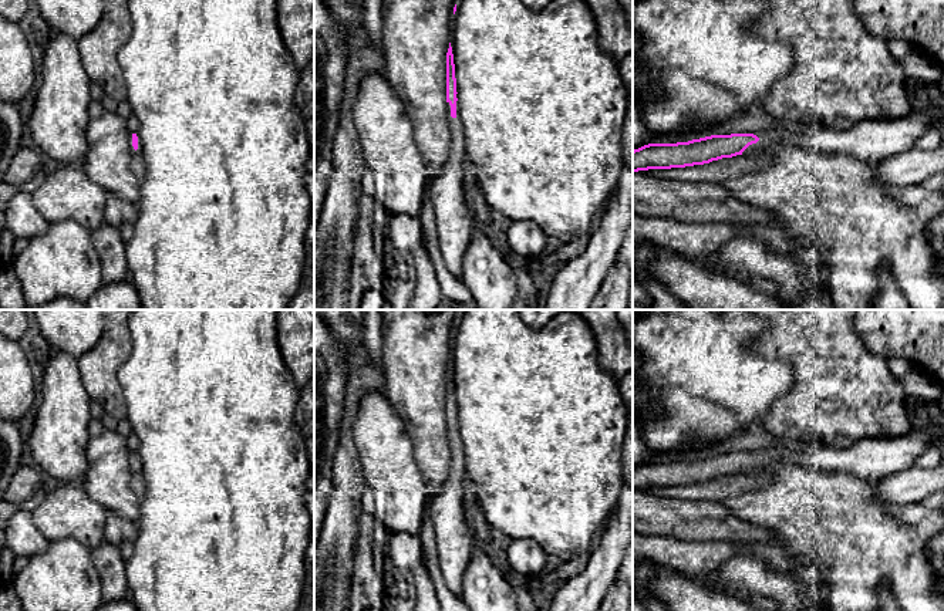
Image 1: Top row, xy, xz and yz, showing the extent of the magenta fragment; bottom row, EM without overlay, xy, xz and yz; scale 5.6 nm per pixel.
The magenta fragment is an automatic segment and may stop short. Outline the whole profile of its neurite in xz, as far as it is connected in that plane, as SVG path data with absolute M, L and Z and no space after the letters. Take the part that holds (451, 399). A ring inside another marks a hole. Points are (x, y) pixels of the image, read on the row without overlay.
M452 365L446 371L446 433L451 449L449 479L434 499L431 519L435 530L438 561L445 585L462 600L462 580L475 551L473 536L461 503L462 477L466 475L465 452L456 416Z

